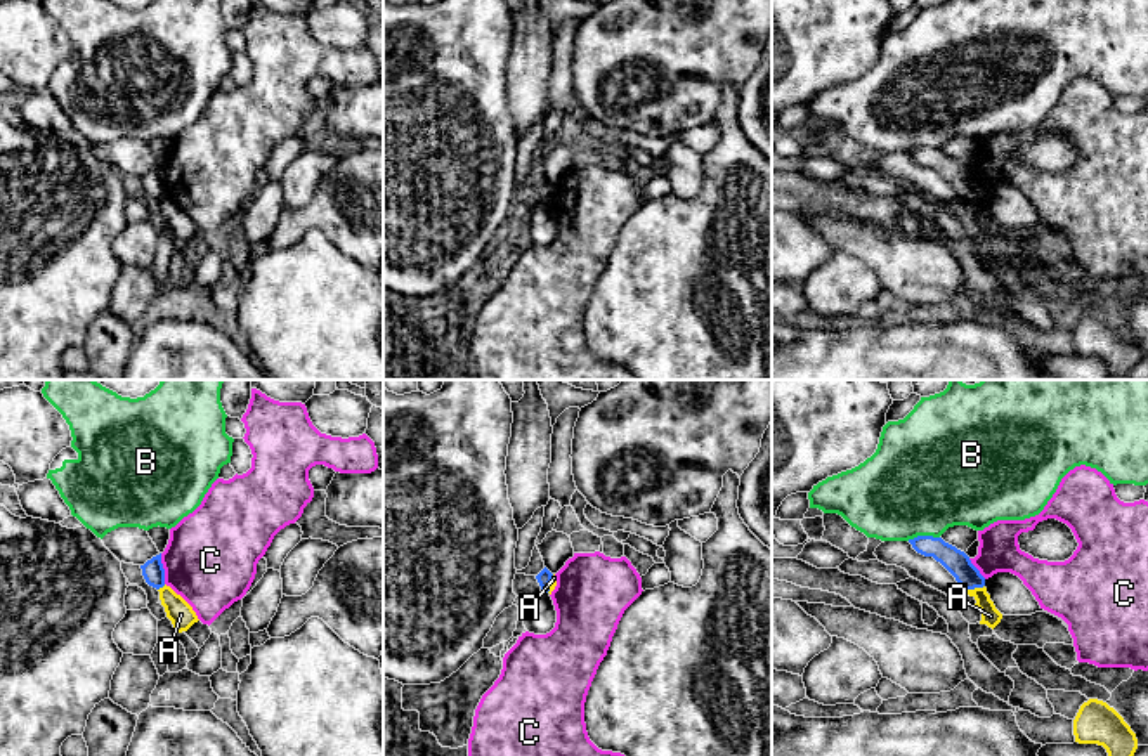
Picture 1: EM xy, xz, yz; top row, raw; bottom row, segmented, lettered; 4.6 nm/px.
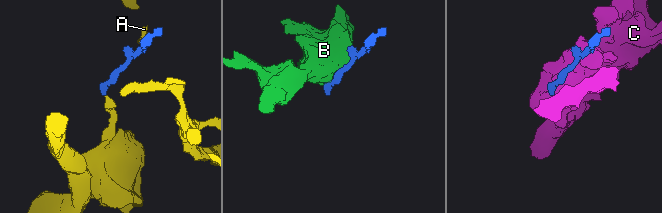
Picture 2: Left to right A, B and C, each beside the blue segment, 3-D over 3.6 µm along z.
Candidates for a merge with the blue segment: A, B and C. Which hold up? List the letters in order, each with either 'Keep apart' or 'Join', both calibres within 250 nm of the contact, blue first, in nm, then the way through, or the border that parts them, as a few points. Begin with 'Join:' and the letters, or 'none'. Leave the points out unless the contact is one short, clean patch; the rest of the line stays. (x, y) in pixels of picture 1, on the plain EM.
Join: none
A: Keep apart. Thickness 110 nm (blue) against 90 nm. Boundary: yz (984, 196), (966, 202)
B: Keep apart. Thickness 110 nm (blue) against 500 nm
C: Keep apart. Thickness 100 nm (blue) against 440 nm. Boundary: xy (160, 165), (165, 195)

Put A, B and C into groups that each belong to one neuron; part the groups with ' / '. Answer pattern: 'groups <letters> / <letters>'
groups A / B / C

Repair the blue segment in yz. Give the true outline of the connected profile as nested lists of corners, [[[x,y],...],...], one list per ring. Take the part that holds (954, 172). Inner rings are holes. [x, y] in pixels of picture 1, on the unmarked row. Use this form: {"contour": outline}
{"contour": [[[917,147],[909,151],[912,160],[940,173],[964,201],[975,201],[985,198],[985,189],[971,175],[969,168],[956,158],[945,154],[942,149]]]}

